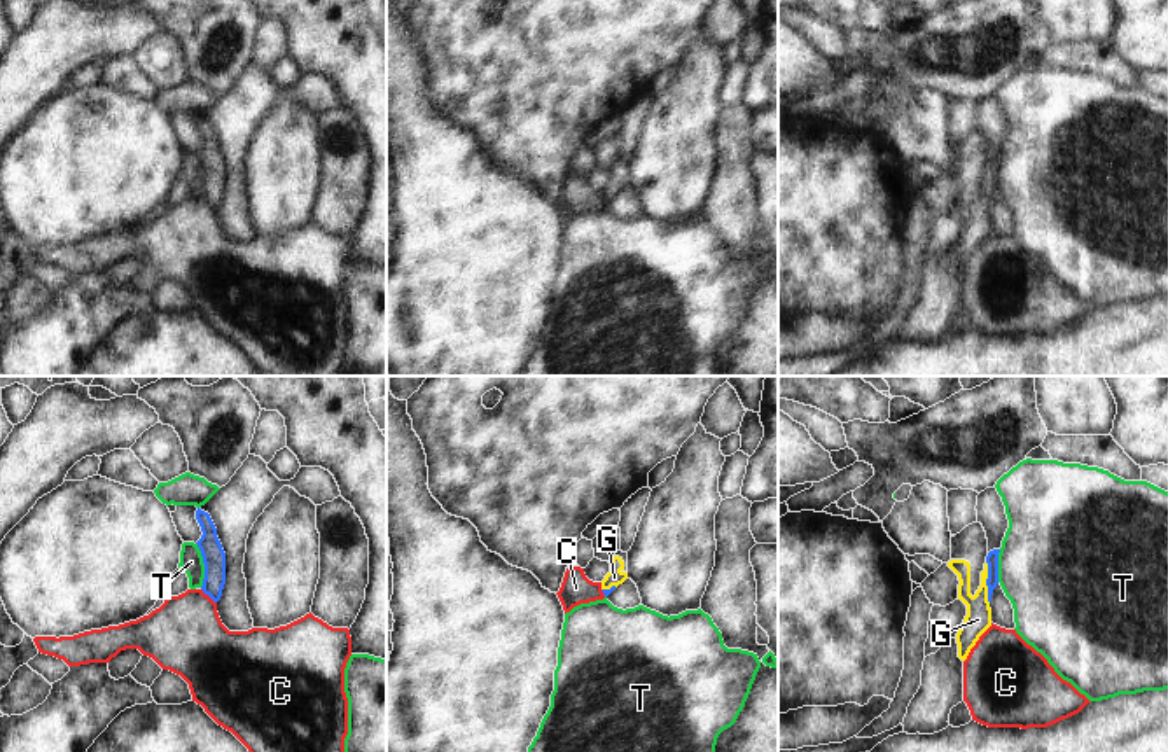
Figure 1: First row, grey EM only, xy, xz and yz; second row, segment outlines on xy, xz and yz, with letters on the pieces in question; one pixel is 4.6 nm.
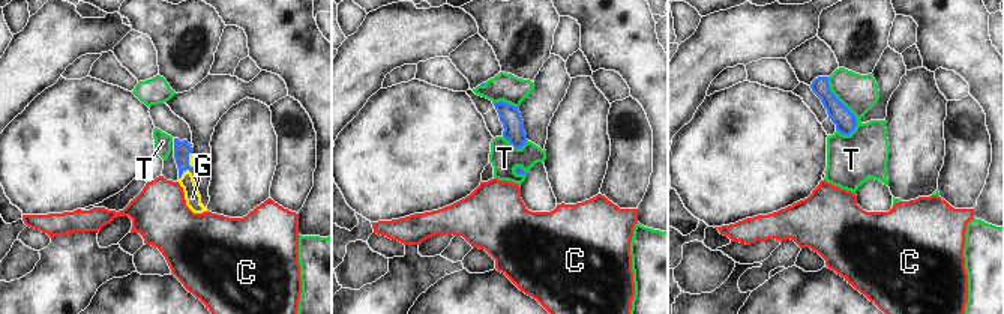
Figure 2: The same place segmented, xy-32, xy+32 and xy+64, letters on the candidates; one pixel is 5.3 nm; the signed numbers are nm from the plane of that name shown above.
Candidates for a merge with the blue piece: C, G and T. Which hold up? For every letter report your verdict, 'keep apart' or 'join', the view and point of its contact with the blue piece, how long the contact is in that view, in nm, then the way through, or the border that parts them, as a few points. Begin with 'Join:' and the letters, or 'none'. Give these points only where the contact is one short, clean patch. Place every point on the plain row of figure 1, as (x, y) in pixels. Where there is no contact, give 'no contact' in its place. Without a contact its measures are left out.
Join: G
C: keep apart; contact xy (208, 203); length 100 nm; border xy (201, 196), (215, 212)
G: join; contact yz (987, 191); length 190 nm; way yz (992, 167), (987, 191), (978, 214), (978, 228)
T: keep apart; contact xy (205, 174); length 200 nm

